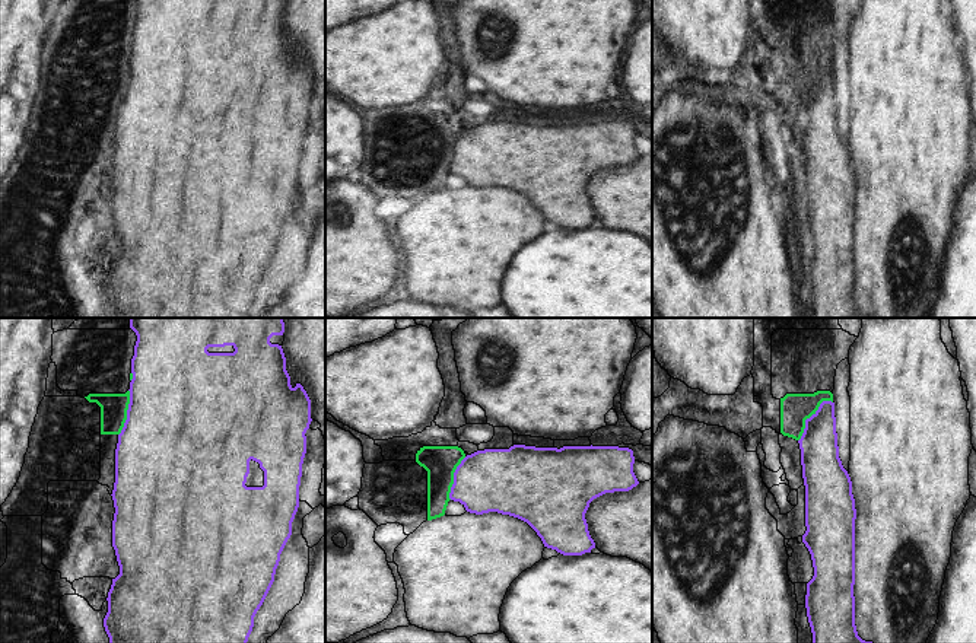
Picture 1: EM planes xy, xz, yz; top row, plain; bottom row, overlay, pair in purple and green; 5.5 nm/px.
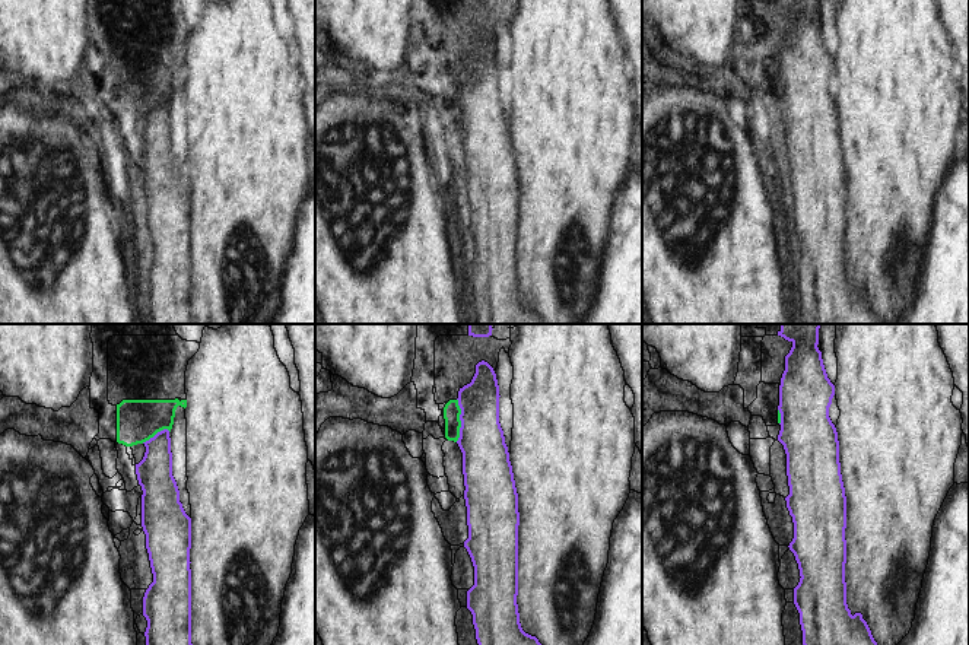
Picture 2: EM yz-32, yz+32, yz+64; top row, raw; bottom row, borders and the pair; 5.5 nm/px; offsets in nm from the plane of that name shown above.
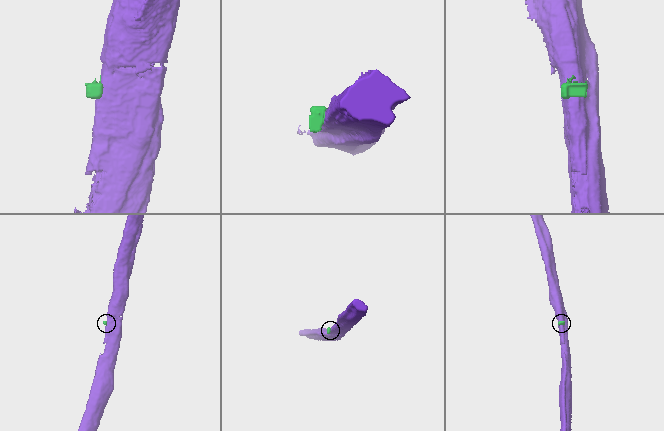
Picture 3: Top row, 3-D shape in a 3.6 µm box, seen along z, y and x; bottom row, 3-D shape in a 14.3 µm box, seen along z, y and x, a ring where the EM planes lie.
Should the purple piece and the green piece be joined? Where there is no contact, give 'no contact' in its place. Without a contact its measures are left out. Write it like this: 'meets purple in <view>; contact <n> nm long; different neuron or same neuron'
meets purple in yz; contact 300 nm long; same neuron

